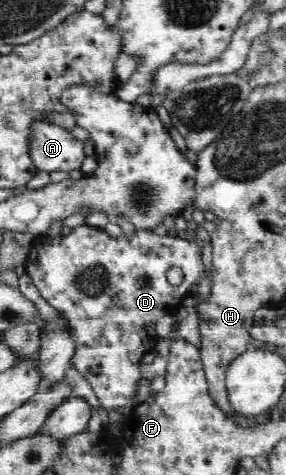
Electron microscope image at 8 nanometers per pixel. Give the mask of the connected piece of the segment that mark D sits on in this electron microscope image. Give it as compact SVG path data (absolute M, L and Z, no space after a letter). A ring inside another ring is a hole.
M86 224L72 229L67 236L38 235L27 248L27 275L32 278L40 295L66 318L69 334L75 345L73 366L91 384L103 409L123 409L131 400L143 394L143 390L137 386L142 382L142 358L155 349L159 338L156 333L159 319L176 314L182 300L191 296L191 285L198 283L199 278L204 275L201 249L197 241L187 241L173 233L159 236L153 229L137 227L131 236L121 234L118 238L111 238L104 230L91 228ZM171 267L179 267L183 271L179 285L171 285L167 281L166 272Z

